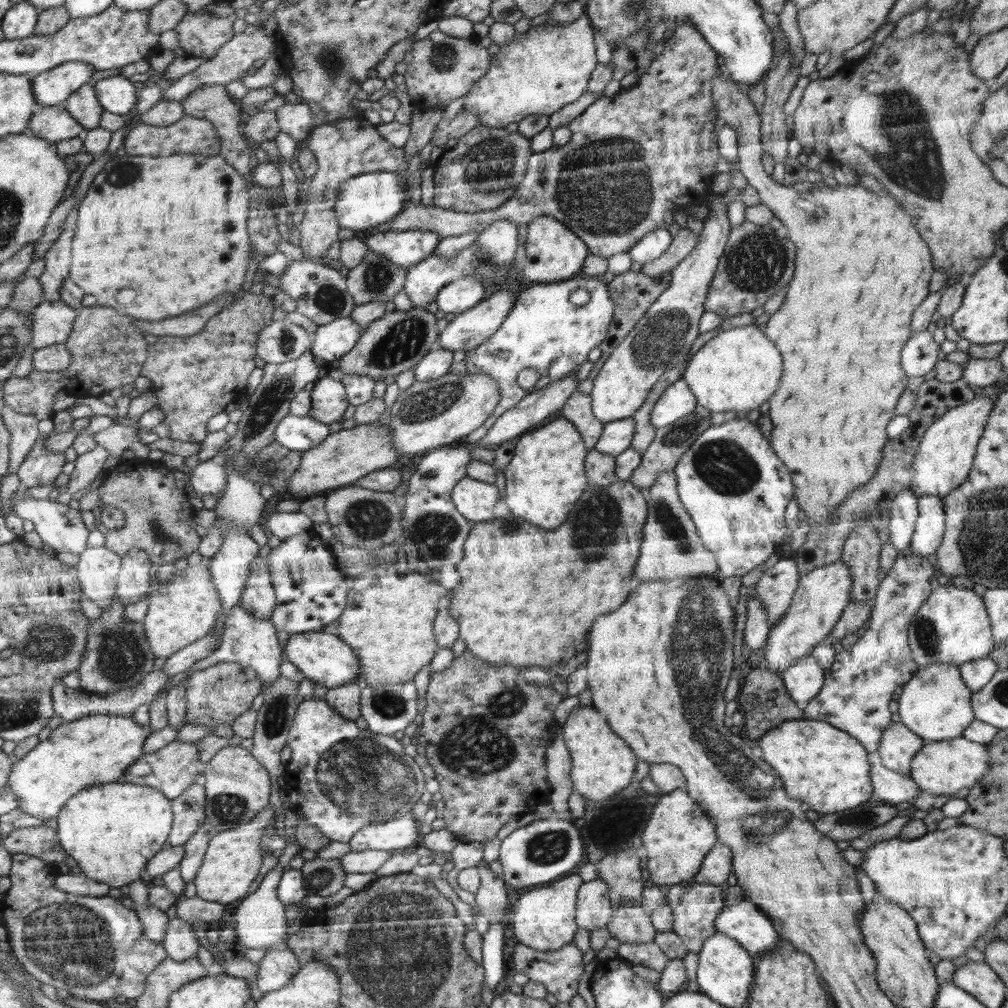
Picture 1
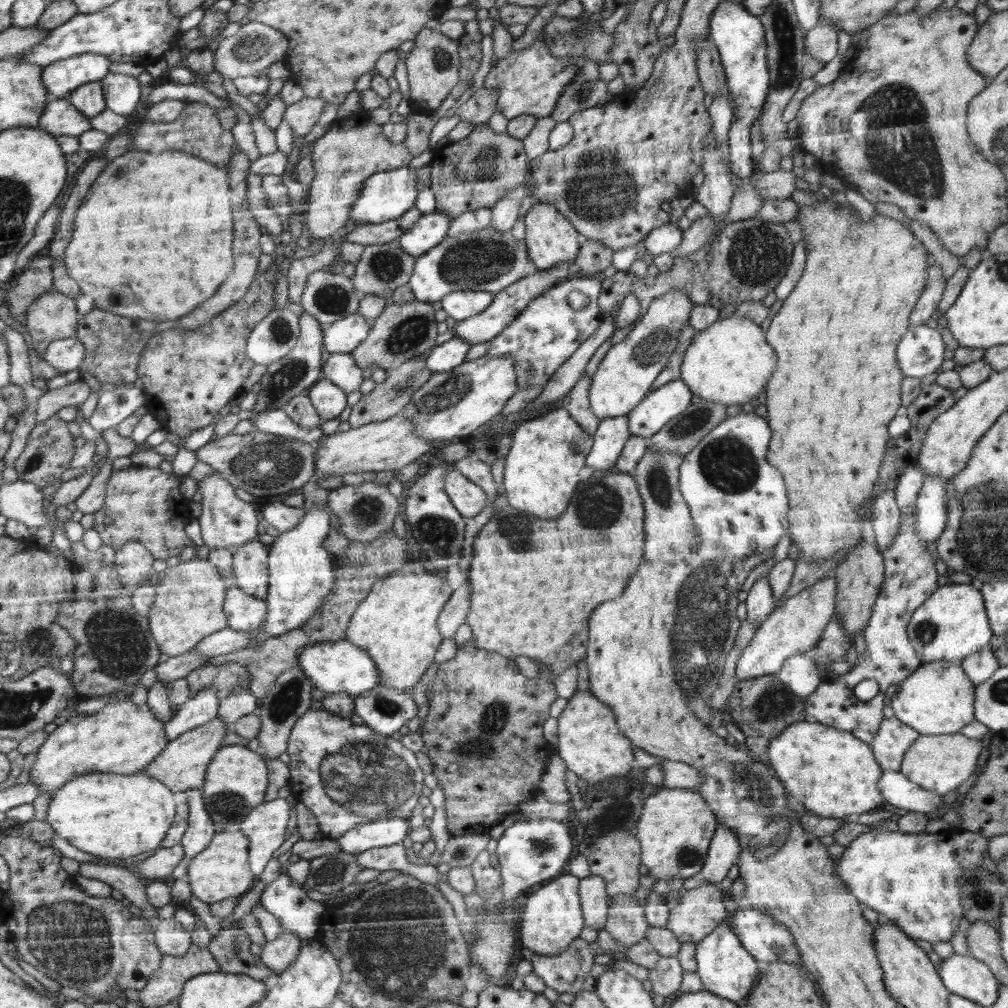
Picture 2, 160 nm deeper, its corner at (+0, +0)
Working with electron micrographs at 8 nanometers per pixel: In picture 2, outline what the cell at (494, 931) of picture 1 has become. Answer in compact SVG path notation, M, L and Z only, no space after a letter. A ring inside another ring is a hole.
M529 819L513 822L505 829L501 838L497 840L496 856L499 858L502 886L497 897L506 902L510 908L512 902L520 892L528 891L530 886L552 879L560 875L562 868L566 868L574 854L574 842L568 828L562 821L551 819Z

